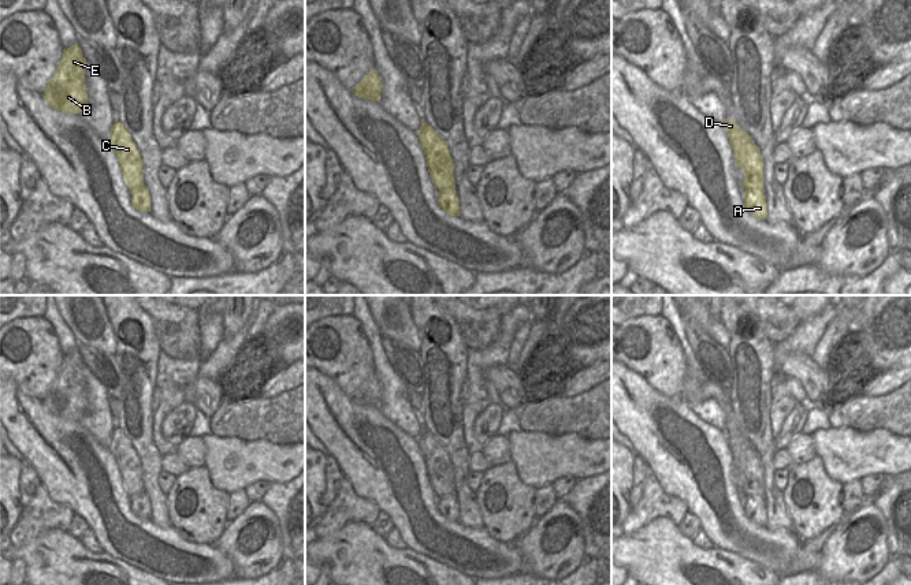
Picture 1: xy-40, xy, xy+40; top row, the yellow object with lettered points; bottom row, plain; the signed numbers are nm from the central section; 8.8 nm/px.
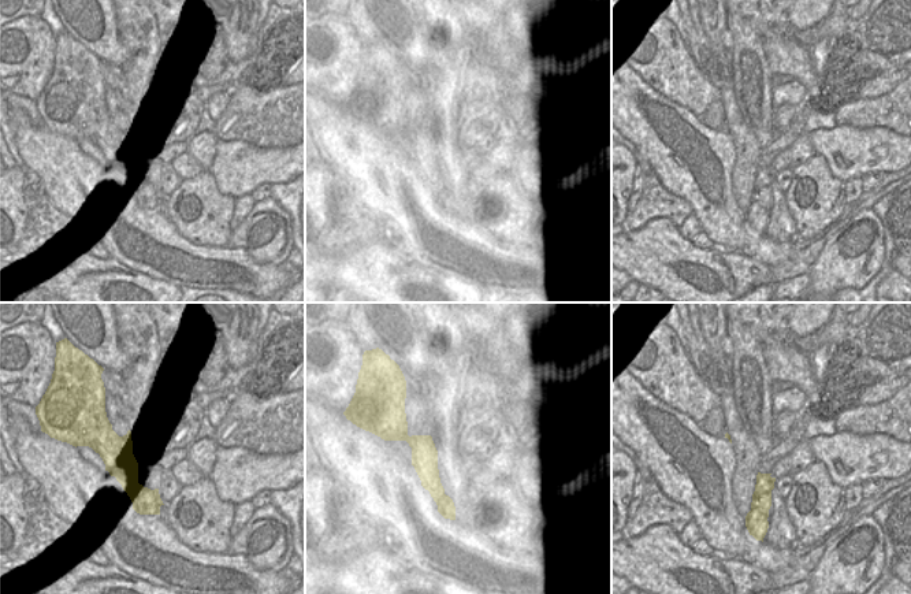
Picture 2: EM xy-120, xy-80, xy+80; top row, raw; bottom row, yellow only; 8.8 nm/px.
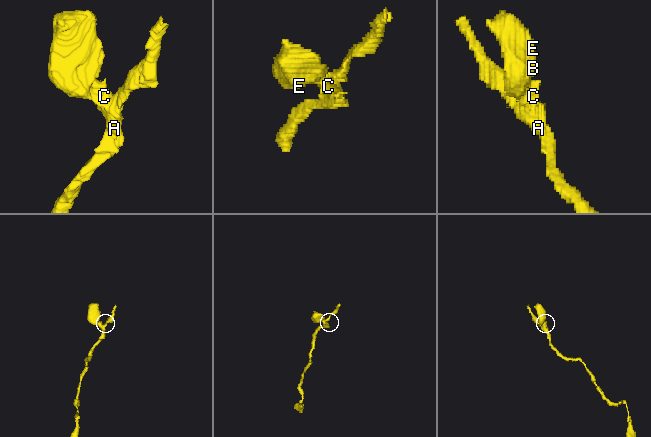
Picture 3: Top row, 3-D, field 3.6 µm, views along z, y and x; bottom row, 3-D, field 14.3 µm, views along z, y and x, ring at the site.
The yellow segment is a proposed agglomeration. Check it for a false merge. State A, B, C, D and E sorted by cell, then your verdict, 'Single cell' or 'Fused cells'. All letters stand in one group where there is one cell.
Groups: A / B C D E. Fused cells.

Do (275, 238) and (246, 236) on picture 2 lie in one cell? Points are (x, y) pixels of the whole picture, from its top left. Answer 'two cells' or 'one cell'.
one cell

